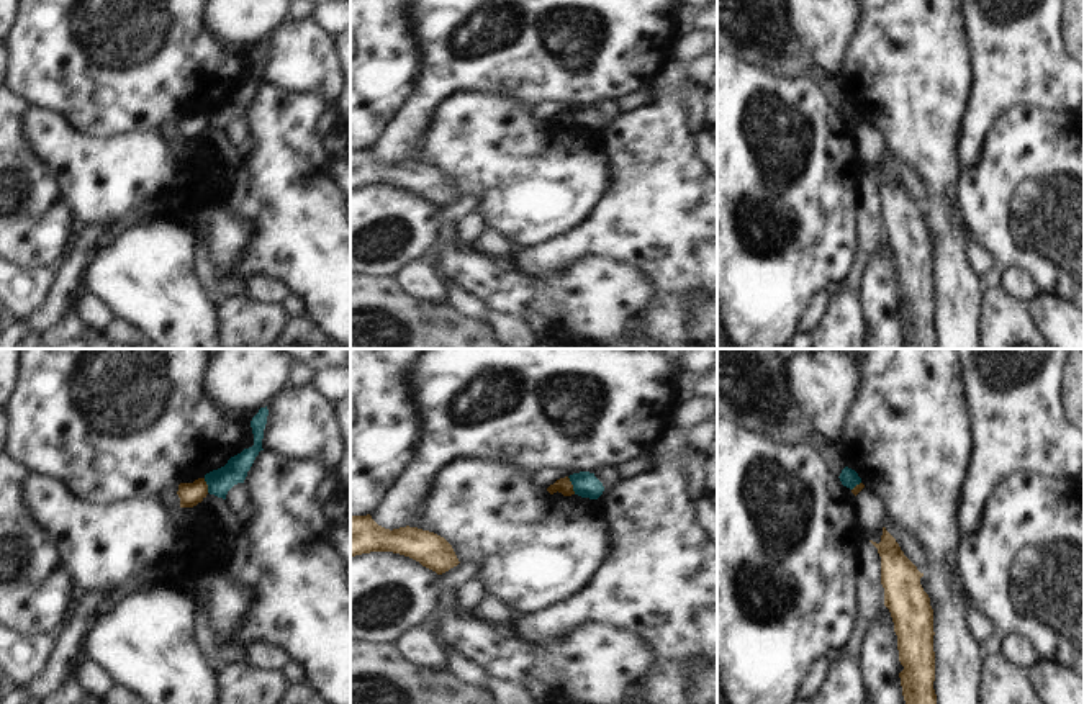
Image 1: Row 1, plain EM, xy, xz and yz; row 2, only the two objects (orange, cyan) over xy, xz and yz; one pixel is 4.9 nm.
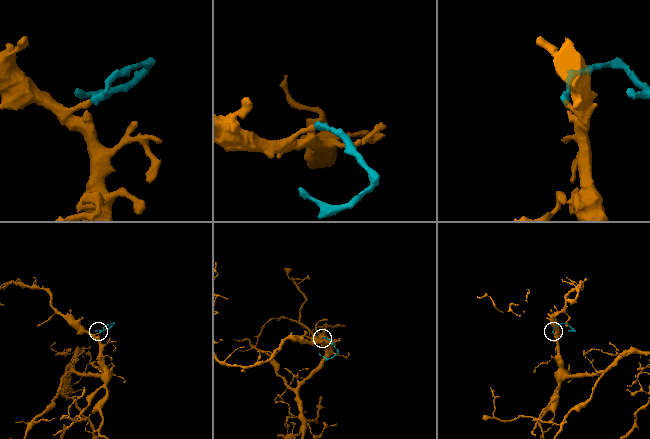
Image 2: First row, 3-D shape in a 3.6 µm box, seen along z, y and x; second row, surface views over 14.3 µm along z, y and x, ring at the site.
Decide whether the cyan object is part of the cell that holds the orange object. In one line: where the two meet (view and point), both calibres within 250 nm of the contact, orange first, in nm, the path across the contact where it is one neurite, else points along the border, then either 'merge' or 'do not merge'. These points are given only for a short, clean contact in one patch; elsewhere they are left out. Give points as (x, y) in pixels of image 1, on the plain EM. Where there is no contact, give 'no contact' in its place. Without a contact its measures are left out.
contact xz (572, 118); calibres 80 and 120 nm; border xz (567, 110), (575, 126); do not merge

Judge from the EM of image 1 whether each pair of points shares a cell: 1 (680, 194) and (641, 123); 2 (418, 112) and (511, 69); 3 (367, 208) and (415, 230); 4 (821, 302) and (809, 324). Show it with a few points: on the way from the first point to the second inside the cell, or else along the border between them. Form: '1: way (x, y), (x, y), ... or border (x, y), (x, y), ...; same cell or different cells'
1: way (662, 176), (654, 167), (652, 153), (642, 141); same cell
2: way (439, 87), (460, 69), (487, 69); same cell
3: way (379, 220), (403, 223); same cell
4: way (817, 306), (809, 320); same cell

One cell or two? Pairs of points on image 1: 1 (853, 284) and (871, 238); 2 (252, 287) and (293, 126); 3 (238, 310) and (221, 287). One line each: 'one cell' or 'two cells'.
1: one cell
2: two cells
3: two cells

